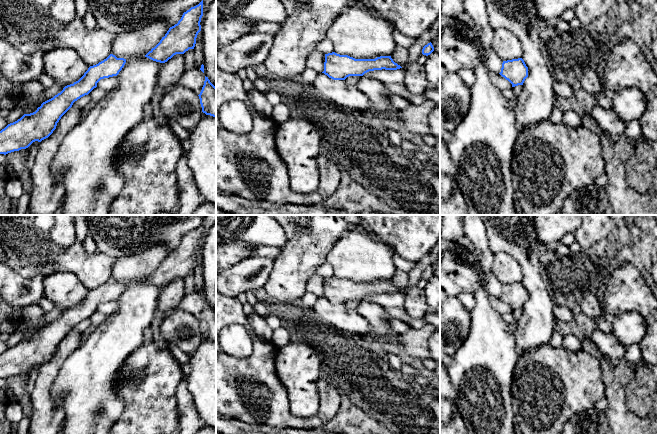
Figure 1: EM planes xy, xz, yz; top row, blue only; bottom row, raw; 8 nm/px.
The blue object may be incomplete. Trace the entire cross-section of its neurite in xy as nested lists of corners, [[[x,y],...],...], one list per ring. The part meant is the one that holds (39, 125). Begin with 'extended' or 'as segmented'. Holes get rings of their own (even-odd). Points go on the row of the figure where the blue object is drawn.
as segmented; [[[110,54],[103,61],[90,66],[78,81],[65,86],[60,93],[43,102],[35,112],[24,114],[8,124],[0,131],[0,154],[26,149],[33,142],[48,138],[75,101],[88,95],[101,79],[117,76],[125,63],[126,59]]]

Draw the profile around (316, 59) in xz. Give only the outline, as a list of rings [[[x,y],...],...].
[[[315,49],[307,58],[306,66],[315,69],[318,73],[324,71],[325,54]]]

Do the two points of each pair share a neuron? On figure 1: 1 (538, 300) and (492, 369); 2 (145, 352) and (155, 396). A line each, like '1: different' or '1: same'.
1: different
2: same

